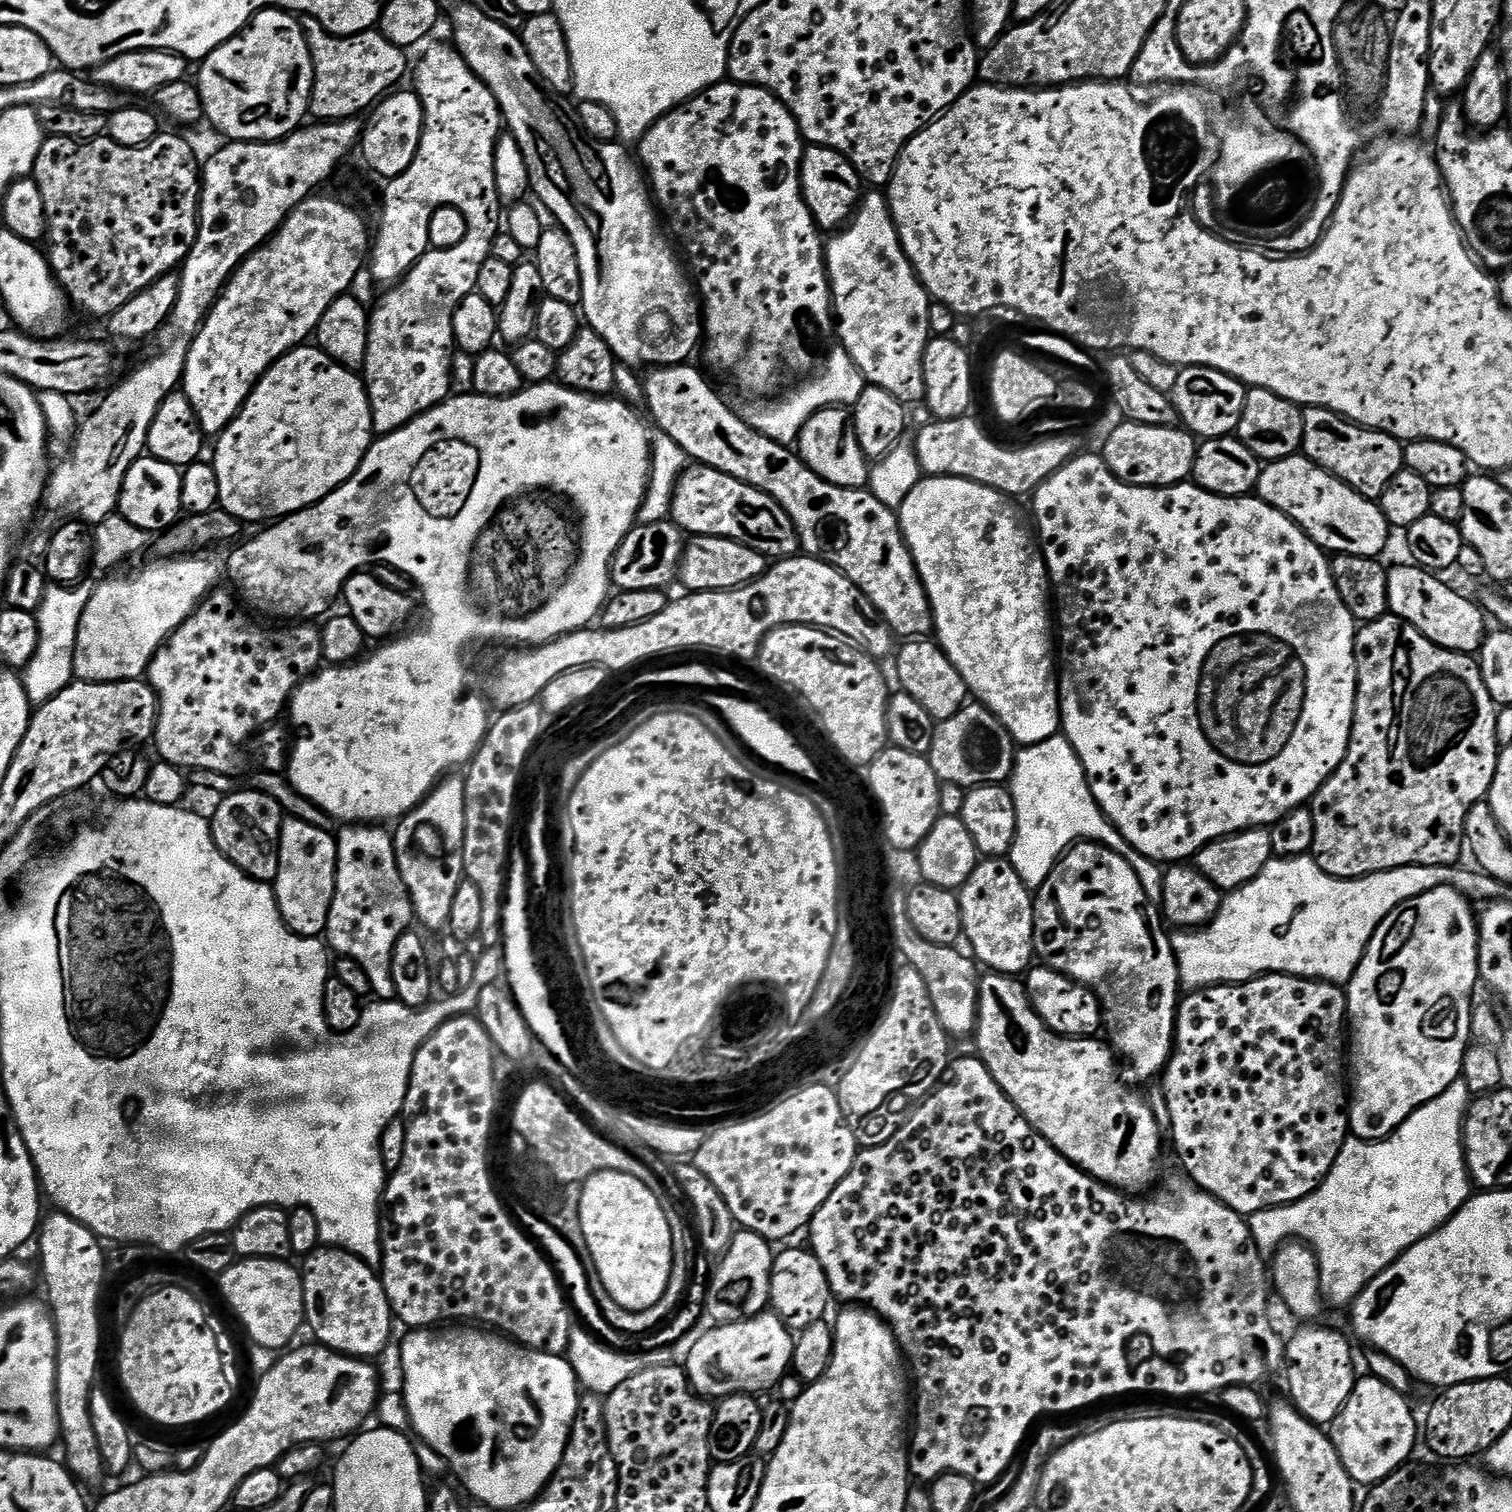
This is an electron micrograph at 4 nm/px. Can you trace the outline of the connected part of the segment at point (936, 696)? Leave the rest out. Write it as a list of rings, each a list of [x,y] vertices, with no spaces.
[[[912,638],[901,643],[895,653],[895,660],[896,676],[900,679],[899,687],[910,694],[914,702],[921,704],[926,714],[930,714],[937,722],[957,716],[961,708],[969,703],[970,693],[962,674],[958,674],[958,670],[935,639]]]

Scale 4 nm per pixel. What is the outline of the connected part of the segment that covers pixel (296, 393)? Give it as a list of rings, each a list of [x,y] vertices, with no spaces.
[[[301,346],[293,348],[277,360],[269,368],[267,374],[256,383],[256,389],[249,394],[248,400],[240,407],[240,412],[229,422],[228,427],[220,433],[216,444],[216,460],[214,467],[218,474],[218,490],[220,491],[219,507],[236,517],[237,521],[244,520],[264,520],[263,522],[275,522],[281,516],[292,516],[296,512],[301,512],[303,508],[310,508],[317,504],[319,500],[325,500],[328,495],[338,486],[342,486],[358,470],[362,458],[367,454],[368,447],[374,439],[372,426],[371,402],[368,398],[368,387],[365,381],[353,369],[342,366],[334,362],[318,346]]]

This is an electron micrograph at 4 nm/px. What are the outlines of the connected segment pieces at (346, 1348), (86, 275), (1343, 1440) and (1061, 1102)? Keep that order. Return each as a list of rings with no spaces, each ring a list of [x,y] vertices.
[[[320,1246],[317,1252],[312,1252],[304,1260],[304,1268],[302,1267],[302,1279],[304,1282],[304,1318],[307,1327],[312,1327],[312,1332],[317,1336],[319,1343],[325,1348],[333,1348],[335,1352],[341,1352],[343,1356],[355,1356],[362,1360],[371,1361],[372,1356],[380,1356],[388,1348],[388,1339],[392,1336],[392,1324],[394,1325],[394,1317],[392,1315],[392,1307],[386,1298],[386,1290],[384,1289],[383,1279],[378,1275],[377,1269],[372,1268],[366,1262],[362,1262],[354,1254],[350,1254],[345,1248],[334,1248],[331,1246]]]
[[[161,134],[155,136],[146,146],[131,148],[130,146],[118,146],[118,142],[109,140],[107,135],[98,136],[94,140],[75,140],[74,138],[58,138],[50,136],[45,139],[42,150],[36,159],[34,179],[38,190],[42,194],[44,203],[44,218],[46,221],[46,255],[48,263],[52,265],[52,275],[56,277],[56,283],[64,290],[73,305],[76,304],[88,316],[101,316],[107,318],[112,316],[130,302],[139,292],[144,292],[158,278],[175,273],[183,265],[184,260],[190,254],[190,250],[196,241],[200,221],[198,213],[200,210],[200,190],[202,187],[202,168],[196,164],[196,152],[180,136],[167,136]]]
[[[1376,1376],[1357,1379],[1346,1406],[1332,1419],[1328,1433],[1353,1483],[1360,1486],[1379,1484],[1403,1467],[1418,1438],[1416,1416],[1407,1398]]]
[[[984,974],[980,978],[980,1005],[978,1006],[978,1018],[976,1019],[976,1031],[974,1041],[976,1040],[975,1051],[983,1060],[994,1082],[1002,1086],[1002,1090],[1018,1106],[1020,1113],[1025,1116],[1034,1126],[1046,1142],[1050,1142],[1058,1151],[1064,1155],[1071,1164],[1076,1165],[1087,1174],[1093,1176],[1095,1180],[1102,1184],[1107,1184],[1125,1194],[1144,1194],[1148,1187],[1155,1182],[1160,1176],[1160,1124],[1156,1121],[1156,1116],[1152,1113],[1152,1108],[1136,1092],[1131,1092],[1122,1081],[1116,1077],[1116,1060],[1113,1049],[1107,1043],[1099,1044],[1096,1038],[1077,1038],[1075,1036],[1059,1036],[1058,1033],[1052,1032],[1042,1022],[1042,1018],[1033,1010],[1032,999],[1028,996],[1027,987],[1017,977],[1001,976],[999,974]]]

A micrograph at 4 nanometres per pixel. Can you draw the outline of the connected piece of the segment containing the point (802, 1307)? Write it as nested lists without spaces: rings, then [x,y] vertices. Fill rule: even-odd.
[[[804,1247],[788,1248],[785,1252],[775,1253],[768,1299],[771,1311],[779,1316],[786,1327],[803,1330],[829,1315],[828,1303],[833,1303],[834,1297],[828,1285],[826,1270],[822,1270],[822,1262],[818,1262],[815,1254]]]

